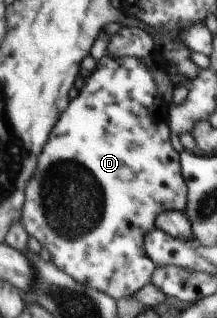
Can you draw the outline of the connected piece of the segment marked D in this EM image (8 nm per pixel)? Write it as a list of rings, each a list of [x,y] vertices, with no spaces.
[[[108,52],[100,58],[98,68],[93,75],[82,80],[84,86],[78,88],[78,96],[72,99],[66,111],[62,113],[60,120],[51,132],[48,142],[44,145],[38,171],[31,178],[27,186],[27,199],[22,208],[20,223],[26,228],[28,236],[36,240],[41,247],[47,249],[50,260],[66,274],[69,274],[75,281],[102,291],[116,300],[120,298],[133,297],[137,290],[151,282],[152,271],[156,264],[147,256],[143,247],[143,240],[148,231],[154,227],[155,216],[159,212],[173,210],[182,211],[184,196],[187,196],[187,186],[184,186],[184,178],[180,176],[178,166],[178,154],[168,142],[168,126],[166,116],[169,116],[168,104],[156,93],[156,88],[150,74],[144,65],[139,63],[136,57],[111,57]]]

